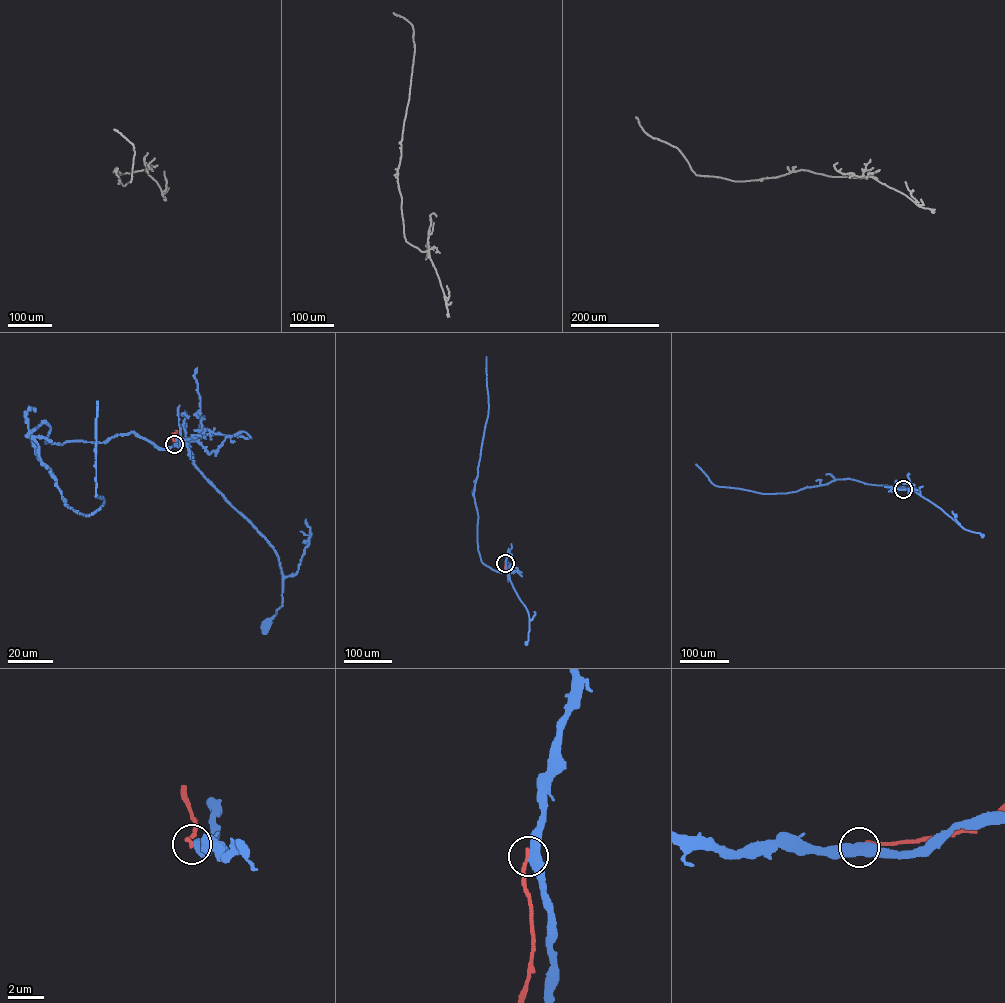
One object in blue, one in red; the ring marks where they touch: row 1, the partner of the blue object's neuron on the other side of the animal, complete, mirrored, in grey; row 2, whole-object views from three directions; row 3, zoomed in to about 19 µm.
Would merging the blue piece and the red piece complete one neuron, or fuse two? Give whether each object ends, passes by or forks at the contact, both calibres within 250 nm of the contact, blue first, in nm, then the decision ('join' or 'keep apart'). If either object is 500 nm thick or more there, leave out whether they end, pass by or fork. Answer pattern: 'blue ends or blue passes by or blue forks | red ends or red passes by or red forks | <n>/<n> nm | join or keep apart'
550/240 nm | keep apart

